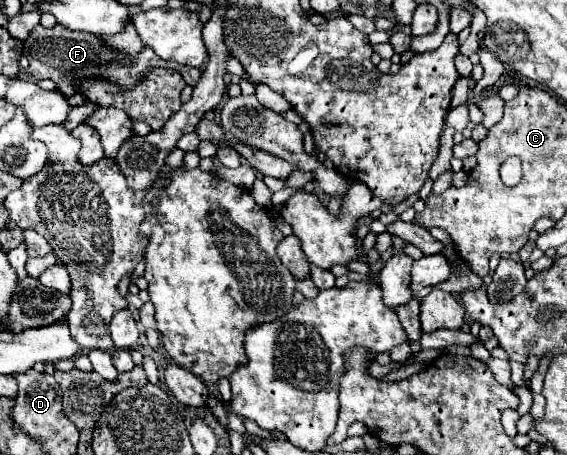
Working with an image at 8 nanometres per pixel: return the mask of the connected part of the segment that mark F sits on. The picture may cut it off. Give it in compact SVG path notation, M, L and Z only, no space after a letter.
M59 24L53 26L53 28L43 28L43 26L33 28L33 34L23 42L23 56L29 60L29 74L35 80L45 80L45 78L53 80L57 84L57 88L65 96L75 94L75 82L81 80L81 78L101 76L101 78L109 78L109 80L113 80L117 84L131 86L131 84L137 82L137 78L145 70L157 68L157 66L173 68L173 70L181 72L183 78L191 86L195 86L195 82L201 76L201 70L199 68L193 68L191 70L189 66L181 66L181 64L175 64L175 62L167 62L163 58L157 58L157 54L151 48L147 48L147 46L135 58L129 58L129 56L123 56L123 54L119 54L119 52L109 50L107 46L103 46L103 42L95 34L73 32L73 30L67 30L67 28L59 26Z

